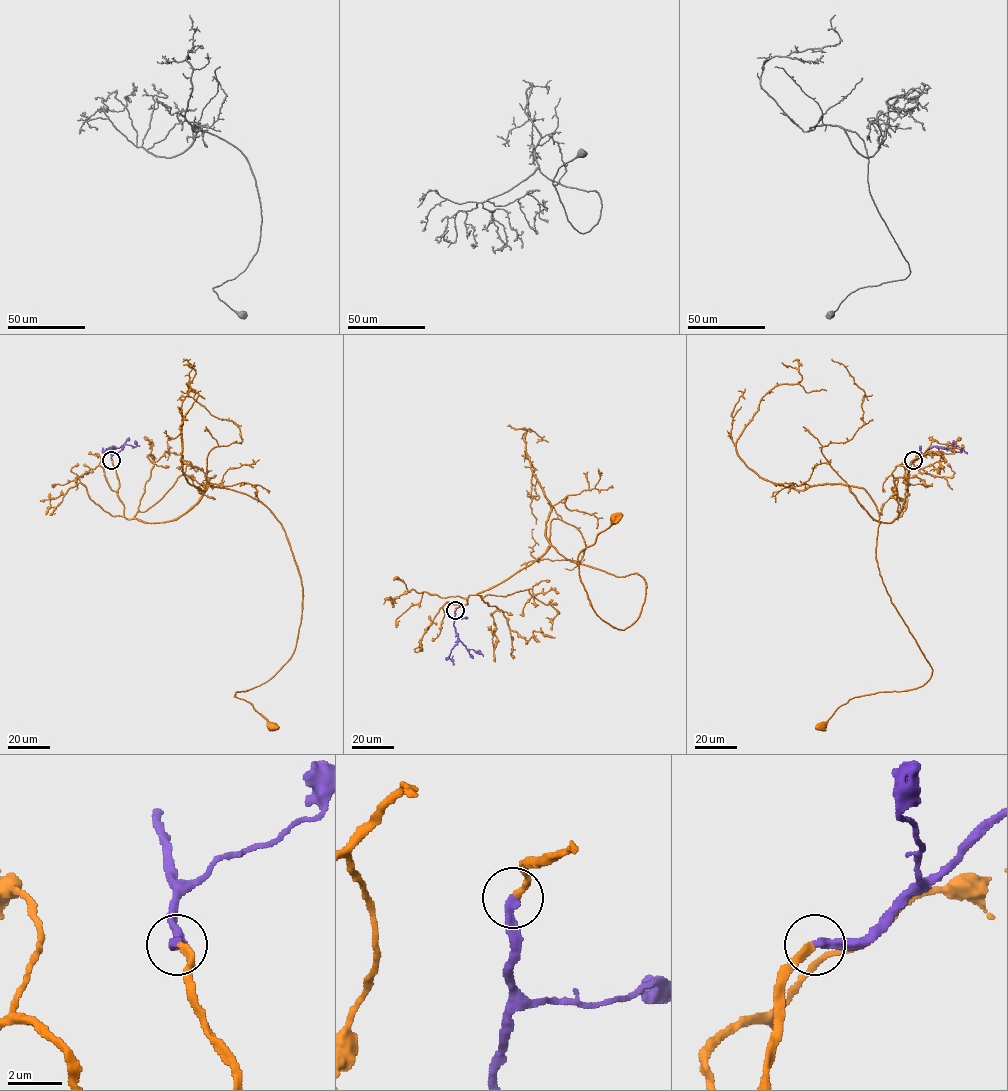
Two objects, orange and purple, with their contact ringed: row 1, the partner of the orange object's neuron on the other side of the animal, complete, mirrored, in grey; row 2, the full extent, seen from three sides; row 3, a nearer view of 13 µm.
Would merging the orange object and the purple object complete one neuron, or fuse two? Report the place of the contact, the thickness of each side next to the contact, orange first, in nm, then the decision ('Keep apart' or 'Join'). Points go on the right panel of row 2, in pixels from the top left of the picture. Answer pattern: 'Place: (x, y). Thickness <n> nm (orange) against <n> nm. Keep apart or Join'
Place: (913, 460). Thickness 240 nm (orange) against 320 nm. Join

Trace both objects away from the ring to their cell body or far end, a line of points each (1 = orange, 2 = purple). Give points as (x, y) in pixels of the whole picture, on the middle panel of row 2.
1: (455, 610), (552, 546), (643, 578), (628, 627), (595, 613), (579, 572), (578, 556), (615, 516)
2: (455, 610), (454, 625), (458, 638), (467, 649), (479, 654), (478, 650)

